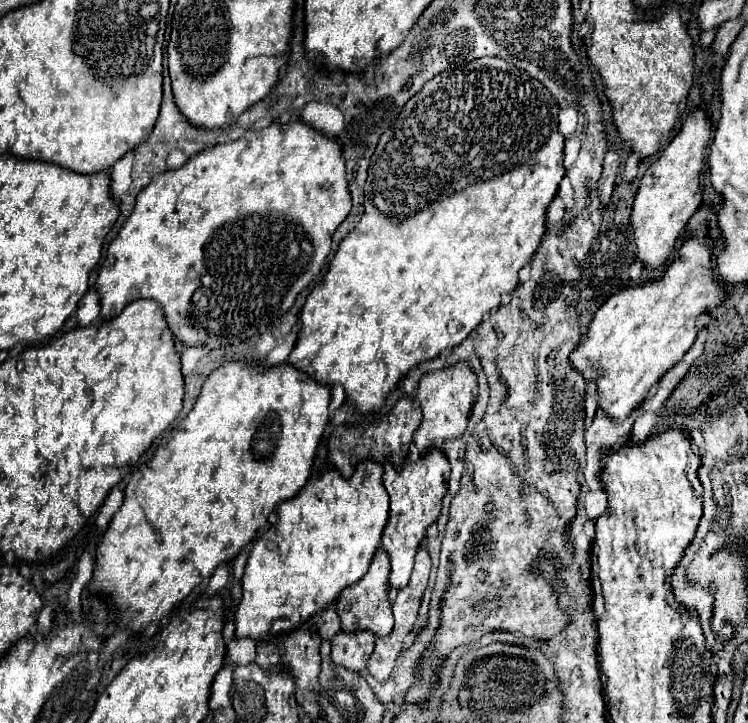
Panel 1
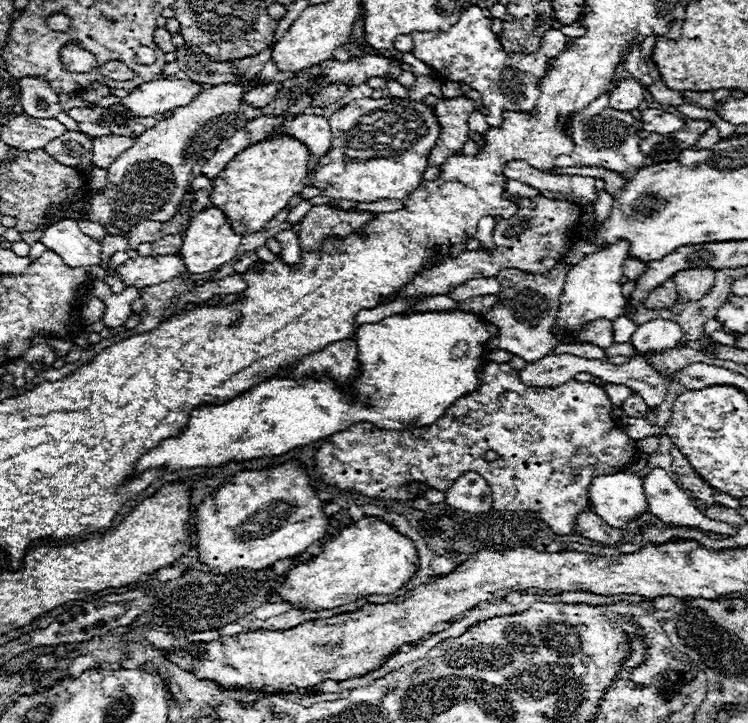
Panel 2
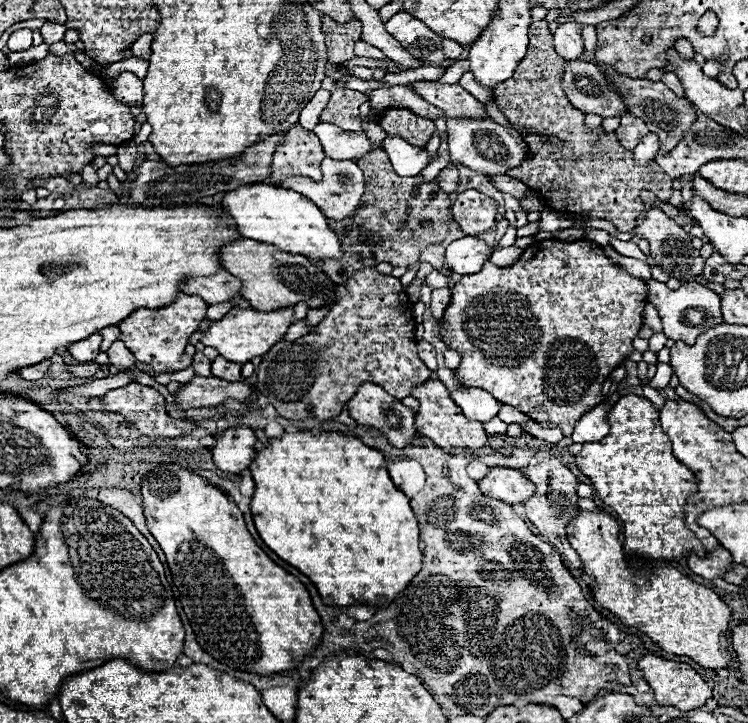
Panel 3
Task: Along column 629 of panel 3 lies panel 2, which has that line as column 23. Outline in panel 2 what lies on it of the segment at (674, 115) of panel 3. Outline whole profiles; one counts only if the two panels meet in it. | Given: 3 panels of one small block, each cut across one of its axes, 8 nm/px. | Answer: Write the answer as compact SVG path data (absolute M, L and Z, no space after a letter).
M26 76L18 80L20 84L20 100L24 106L24 114L32 118L56 118L62 108L58 102L58 94L50 88L50 84L42 76Z

